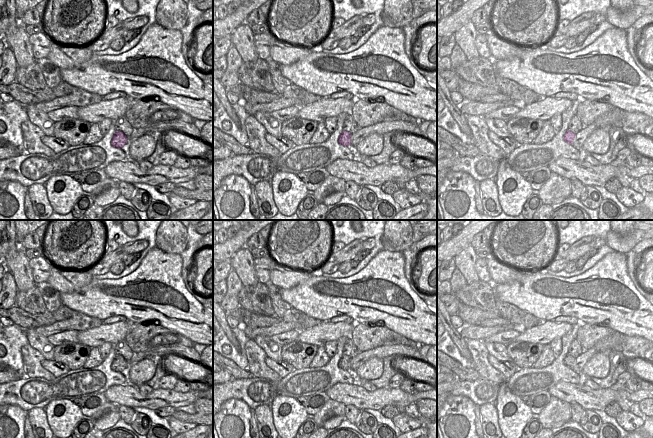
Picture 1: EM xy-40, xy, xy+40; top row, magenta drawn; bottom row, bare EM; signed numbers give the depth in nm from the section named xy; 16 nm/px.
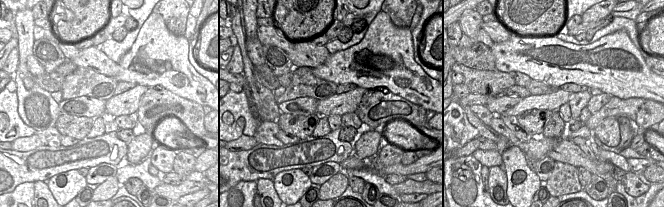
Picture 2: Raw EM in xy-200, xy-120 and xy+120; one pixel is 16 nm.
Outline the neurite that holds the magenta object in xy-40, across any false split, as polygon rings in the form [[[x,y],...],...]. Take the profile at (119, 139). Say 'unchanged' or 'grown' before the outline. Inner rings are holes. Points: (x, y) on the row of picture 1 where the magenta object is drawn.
unchanged | [[[115,131],[111,140],[111,146],[121,149],[126,143],[127,136],[122,131]]]

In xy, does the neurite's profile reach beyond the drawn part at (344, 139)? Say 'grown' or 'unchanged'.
unchanged

